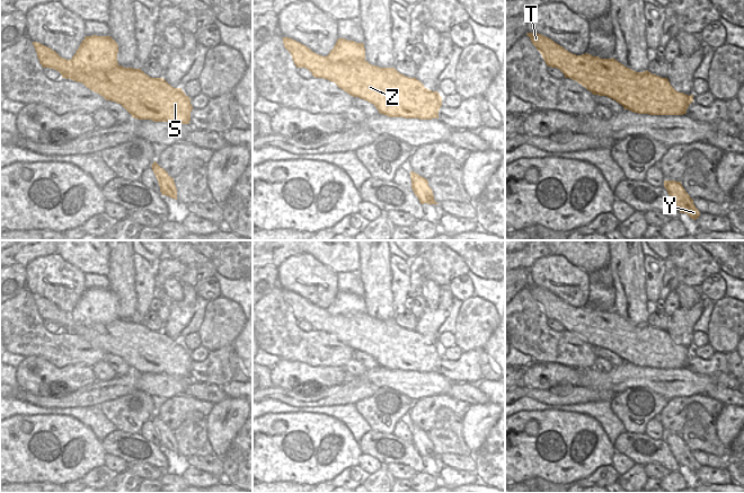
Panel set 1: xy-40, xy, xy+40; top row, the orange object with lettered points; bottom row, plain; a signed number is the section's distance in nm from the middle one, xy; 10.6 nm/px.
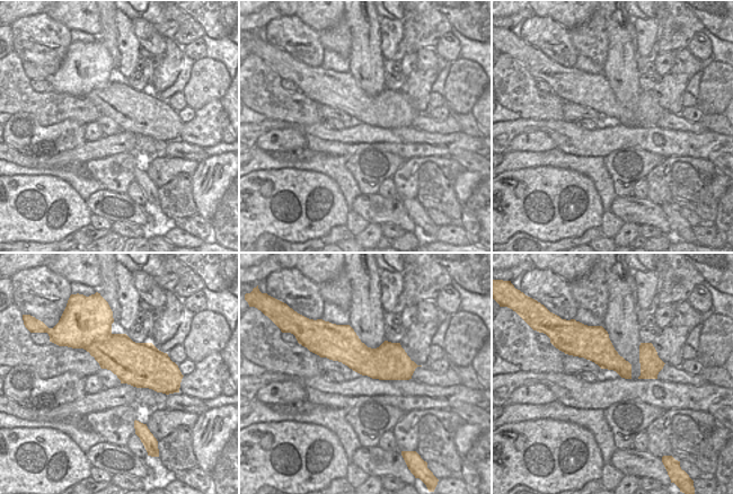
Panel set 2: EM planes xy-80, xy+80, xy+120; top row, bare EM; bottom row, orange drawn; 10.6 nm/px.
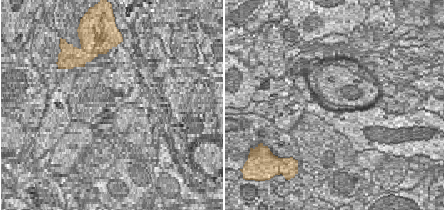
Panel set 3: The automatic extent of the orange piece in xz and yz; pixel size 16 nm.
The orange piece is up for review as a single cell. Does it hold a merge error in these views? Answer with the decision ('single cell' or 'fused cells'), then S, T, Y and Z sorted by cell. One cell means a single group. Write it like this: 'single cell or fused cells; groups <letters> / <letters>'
fused cells; groups S T Z / Y

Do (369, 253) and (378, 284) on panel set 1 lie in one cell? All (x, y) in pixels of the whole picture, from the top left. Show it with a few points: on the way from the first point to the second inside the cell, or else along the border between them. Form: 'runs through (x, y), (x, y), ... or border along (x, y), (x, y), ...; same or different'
runs through (374, 261), (375, 276); same

